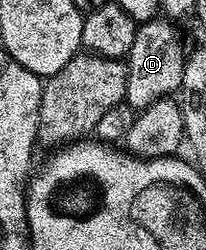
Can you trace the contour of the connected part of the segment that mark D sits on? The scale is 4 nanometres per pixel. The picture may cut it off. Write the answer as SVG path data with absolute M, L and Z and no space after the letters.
M164 17L137 26L134 45L130 45L130 53L126 57L128 84L124 94L124 103L132 106L133 112L145 111L154 105L154 101L175 96L180 91L186 47L180 44L180 37L174 27L175 24Z

